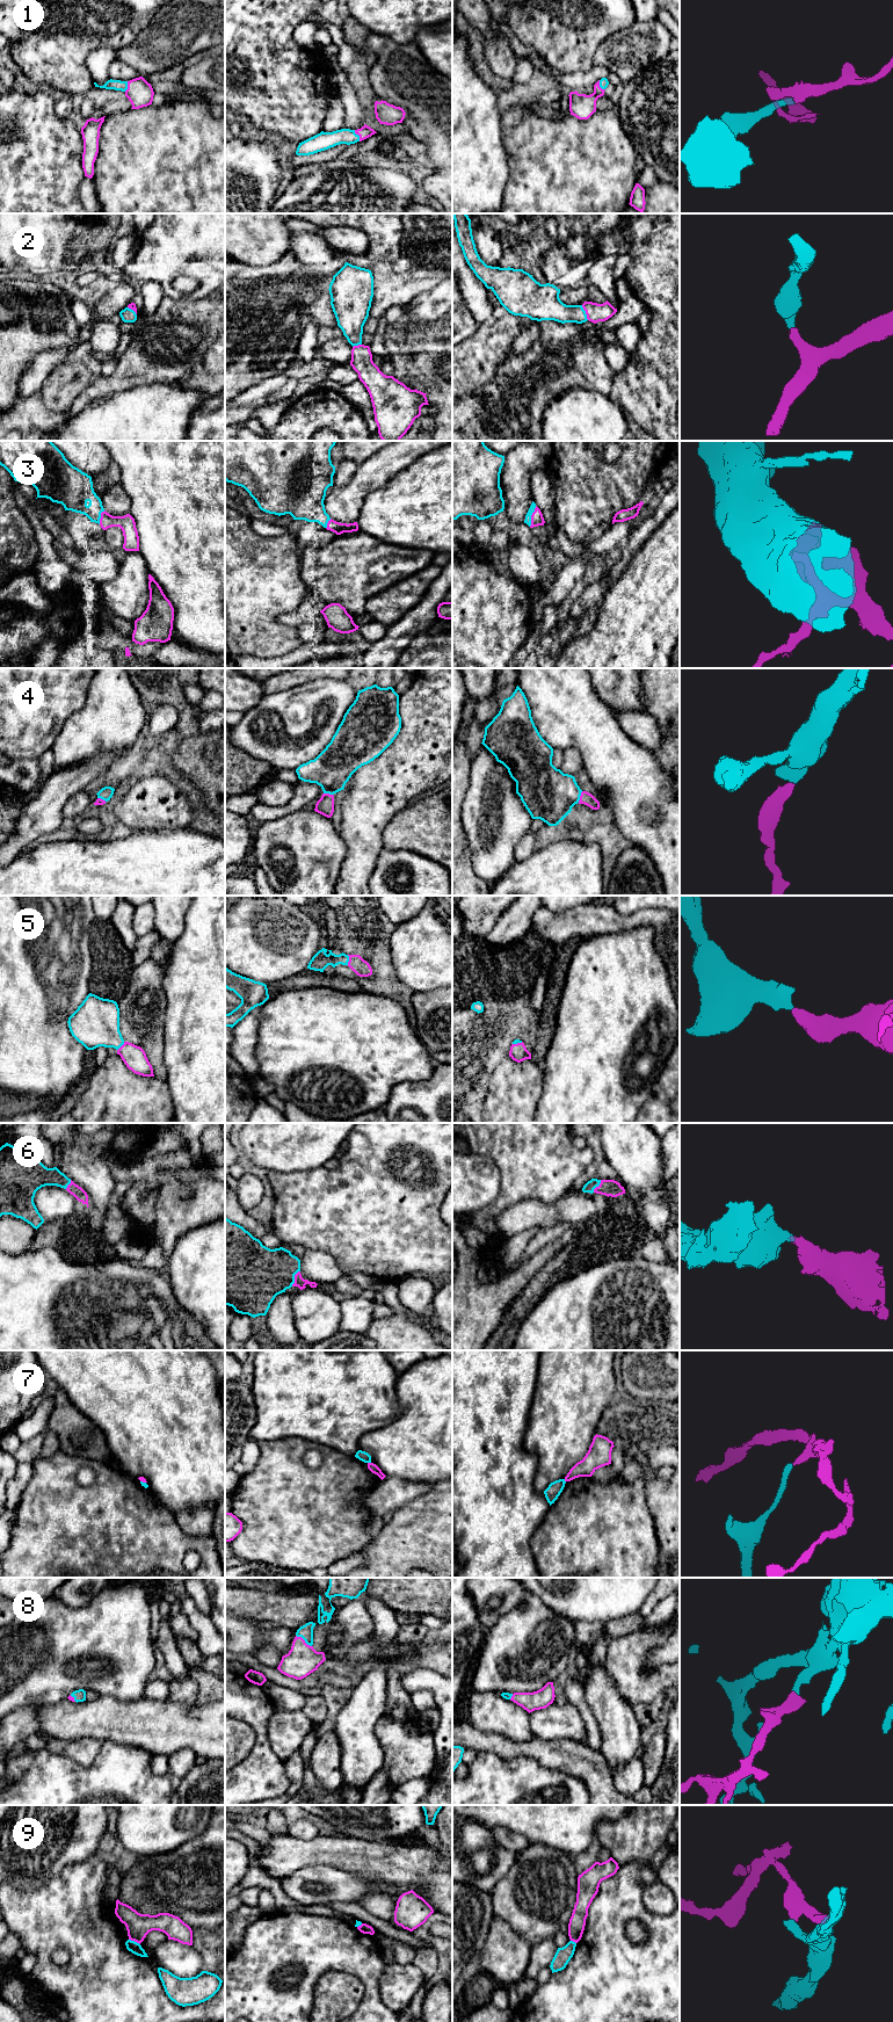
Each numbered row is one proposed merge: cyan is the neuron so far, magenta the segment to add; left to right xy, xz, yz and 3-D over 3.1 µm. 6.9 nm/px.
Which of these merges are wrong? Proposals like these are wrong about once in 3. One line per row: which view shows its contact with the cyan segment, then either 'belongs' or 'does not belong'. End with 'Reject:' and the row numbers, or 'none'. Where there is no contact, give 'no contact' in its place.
1: meets cyan in xz; belongs
2: meets cyan in yz; belongs
3: meets cyan in yz; belongs
4: meets cyan in yz; belongs
5: meets cyan in xz; belongs
6: meets cyan in xz; belongs
7: meets cyan in xz; does not belong
8: meets cyan in xz; belongs
9: meets cyan in xy; does not belong
Reject: 7, 9

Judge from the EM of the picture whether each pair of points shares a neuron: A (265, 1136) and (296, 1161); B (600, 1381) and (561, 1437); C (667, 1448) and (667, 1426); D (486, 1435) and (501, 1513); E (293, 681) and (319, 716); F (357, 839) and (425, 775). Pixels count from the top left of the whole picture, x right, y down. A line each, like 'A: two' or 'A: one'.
A: one
B: one
C: two
D: one
E: two
F: one

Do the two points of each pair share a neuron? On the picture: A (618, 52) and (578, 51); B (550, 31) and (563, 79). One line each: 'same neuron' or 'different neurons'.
A: different neurons
B: different neurons

